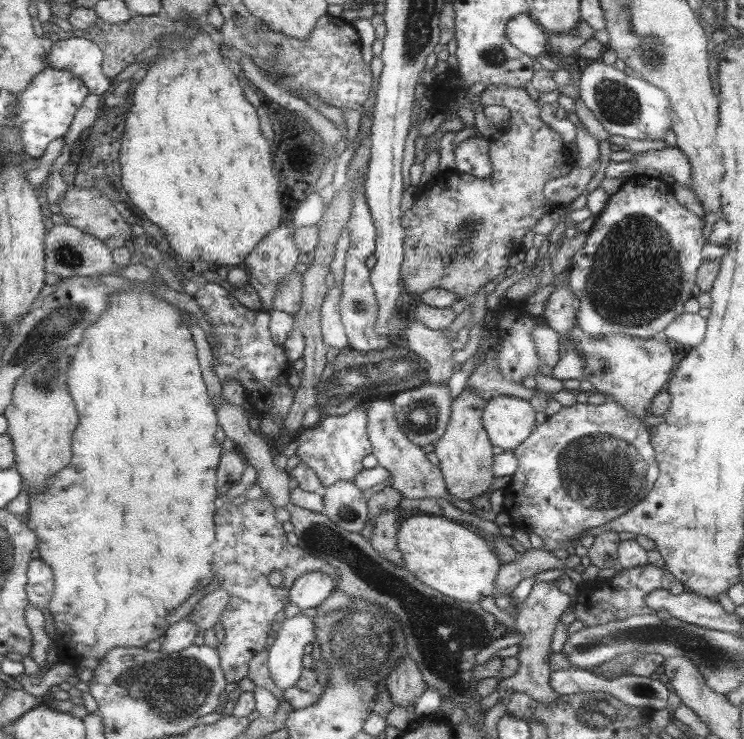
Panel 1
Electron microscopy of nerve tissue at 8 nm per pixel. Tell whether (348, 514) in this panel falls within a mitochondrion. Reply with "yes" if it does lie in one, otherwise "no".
yes

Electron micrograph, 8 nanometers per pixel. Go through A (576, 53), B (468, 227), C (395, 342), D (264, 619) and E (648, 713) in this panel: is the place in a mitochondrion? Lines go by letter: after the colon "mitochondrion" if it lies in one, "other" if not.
A: other
B: mitochondrion
C: other
D: other
E: other

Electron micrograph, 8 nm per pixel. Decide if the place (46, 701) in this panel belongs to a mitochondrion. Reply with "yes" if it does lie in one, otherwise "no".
no

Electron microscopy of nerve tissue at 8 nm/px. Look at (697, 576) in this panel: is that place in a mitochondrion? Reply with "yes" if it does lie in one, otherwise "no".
no

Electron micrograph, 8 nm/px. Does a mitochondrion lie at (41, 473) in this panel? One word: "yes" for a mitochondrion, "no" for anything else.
no

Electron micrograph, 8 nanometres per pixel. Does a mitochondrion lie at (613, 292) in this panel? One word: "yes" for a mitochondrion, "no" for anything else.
yes

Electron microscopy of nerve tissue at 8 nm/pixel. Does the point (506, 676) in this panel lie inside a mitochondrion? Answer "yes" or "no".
no

